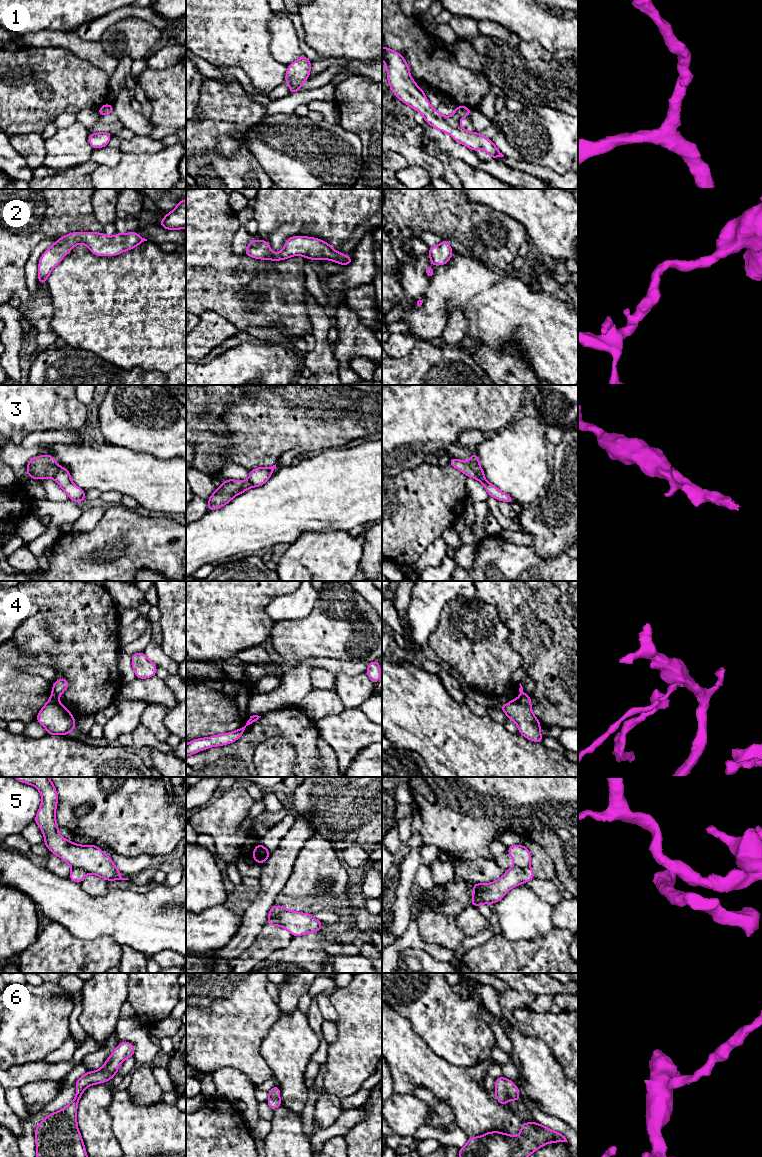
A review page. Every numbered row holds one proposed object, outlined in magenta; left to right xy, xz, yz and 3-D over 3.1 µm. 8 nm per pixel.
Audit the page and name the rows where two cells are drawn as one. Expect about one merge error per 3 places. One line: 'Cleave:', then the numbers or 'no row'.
Cleave: 3, 4, 5

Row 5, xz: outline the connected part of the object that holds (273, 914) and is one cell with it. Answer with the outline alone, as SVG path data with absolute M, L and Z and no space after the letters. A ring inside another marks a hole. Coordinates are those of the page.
M278 905L272 906L268 914L268 920L266 924L272 926L279 926L278 915L283 909L284 909L283 907Z

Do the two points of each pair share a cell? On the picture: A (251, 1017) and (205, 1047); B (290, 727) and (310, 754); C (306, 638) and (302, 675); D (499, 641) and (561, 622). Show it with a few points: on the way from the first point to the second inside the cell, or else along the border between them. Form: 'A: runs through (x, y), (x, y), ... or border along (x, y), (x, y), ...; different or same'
A: runs through (240, 1017), (235, 1017), (216, 1036); same
B: runs through (295, 734), (306, 747); same
C: border along (327, 657), (312, 657), (301, 662); different
D: border along (498, 617), (508, 631), (508, 643), (521, 658); different

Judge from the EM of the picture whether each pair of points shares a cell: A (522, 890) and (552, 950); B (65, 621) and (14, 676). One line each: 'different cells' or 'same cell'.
A: different cells
B: different cells

